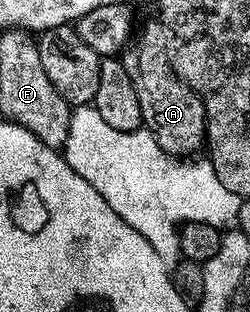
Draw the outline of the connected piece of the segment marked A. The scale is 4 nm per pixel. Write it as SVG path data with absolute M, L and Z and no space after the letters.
M153 20L143 26L133 44L126 46L120 59L130 82L134 85L139 108L142 109L142 124L158 140L159 147L175 158L190 154L205 145L207 122L205 106L183 78L177 73L172 50L171 35L164 24Z

